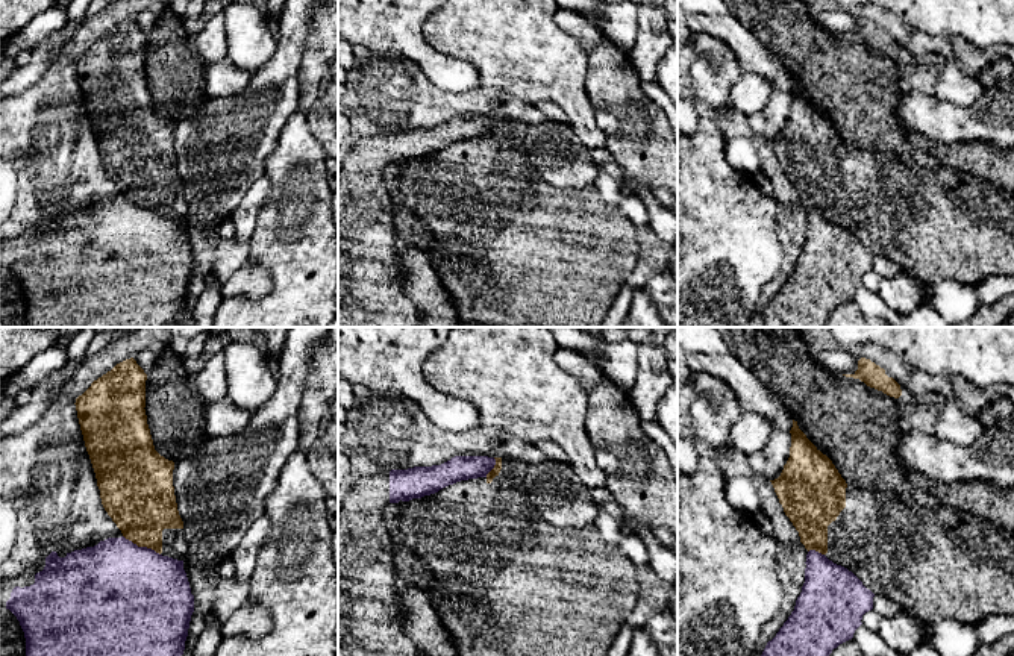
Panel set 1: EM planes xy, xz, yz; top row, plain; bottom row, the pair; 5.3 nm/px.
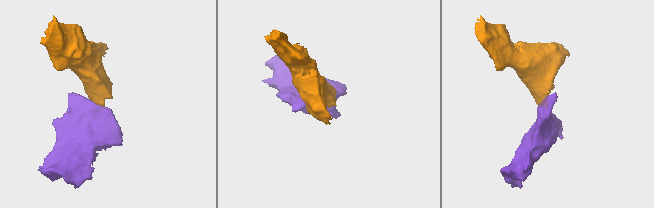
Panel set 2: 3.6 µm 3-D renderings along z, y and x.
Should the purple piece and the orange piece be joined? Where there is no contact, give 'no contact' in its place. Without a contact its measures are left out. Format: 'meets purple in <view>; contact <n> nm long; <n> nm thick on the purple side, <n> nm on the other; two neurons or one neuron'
meets purple in xy; contact 220 nm long; 500 nm thick on the purple side, 360 nm on the other; two neurons

